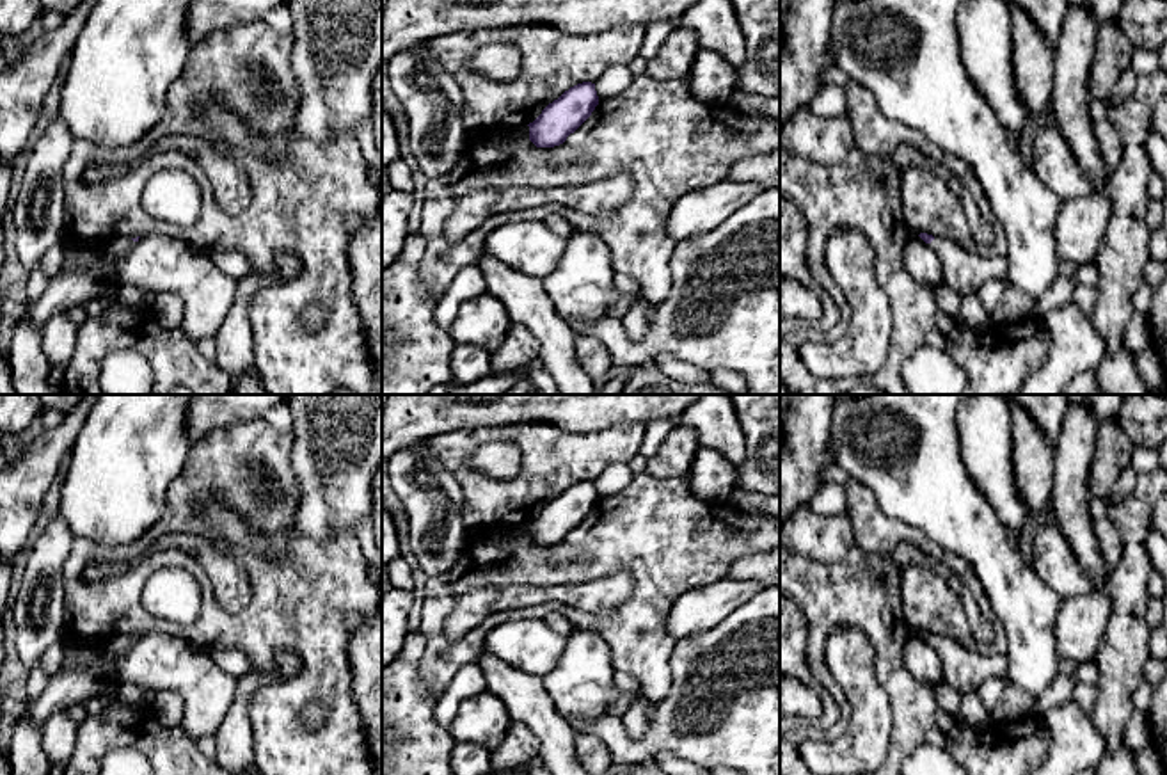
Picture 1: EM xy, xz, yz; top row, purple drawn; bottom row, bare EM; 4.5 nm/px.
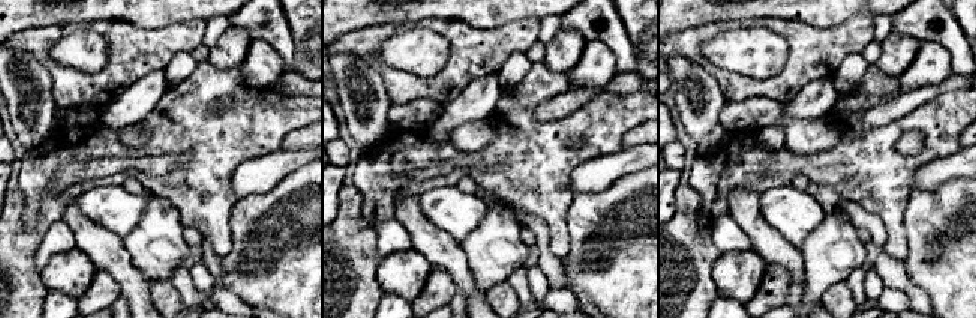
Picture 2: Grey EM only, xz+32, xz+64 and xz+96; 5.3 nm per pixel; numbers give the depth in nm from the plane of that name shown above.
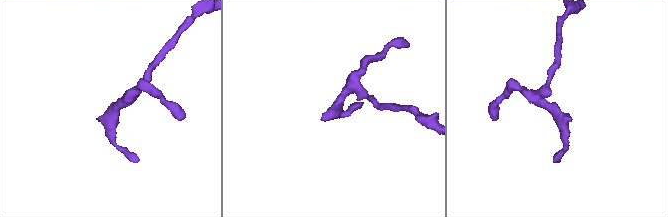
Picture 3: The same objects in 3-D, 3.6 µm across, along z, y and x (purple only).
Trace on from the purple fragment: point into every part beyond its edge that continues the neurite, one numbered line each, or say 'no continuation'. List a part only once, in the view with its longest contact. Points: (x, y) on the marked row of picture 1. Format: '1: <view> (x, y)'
1: yz (965, 272)

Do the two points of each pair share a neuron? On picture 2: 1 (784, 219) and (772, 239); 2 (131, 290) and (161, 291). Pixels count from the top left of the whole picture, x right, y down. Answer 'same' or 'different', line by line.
1: different
2: different

